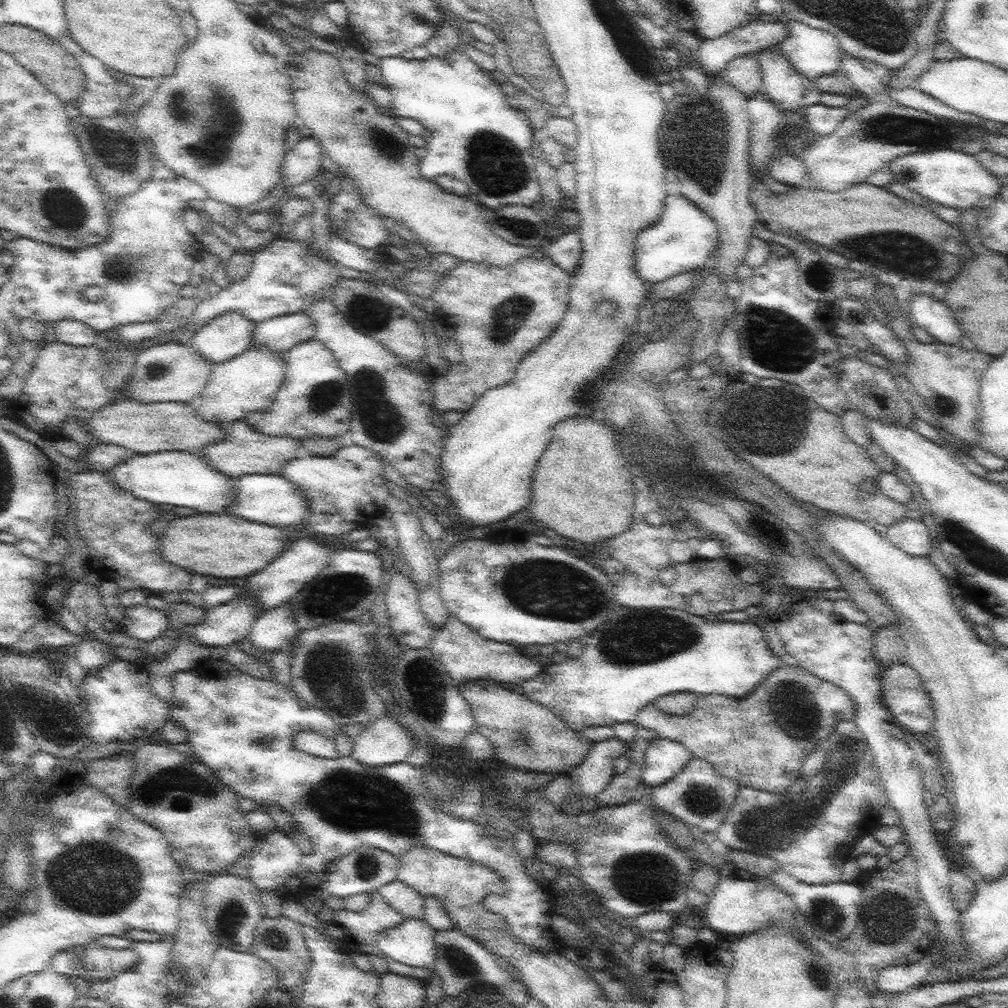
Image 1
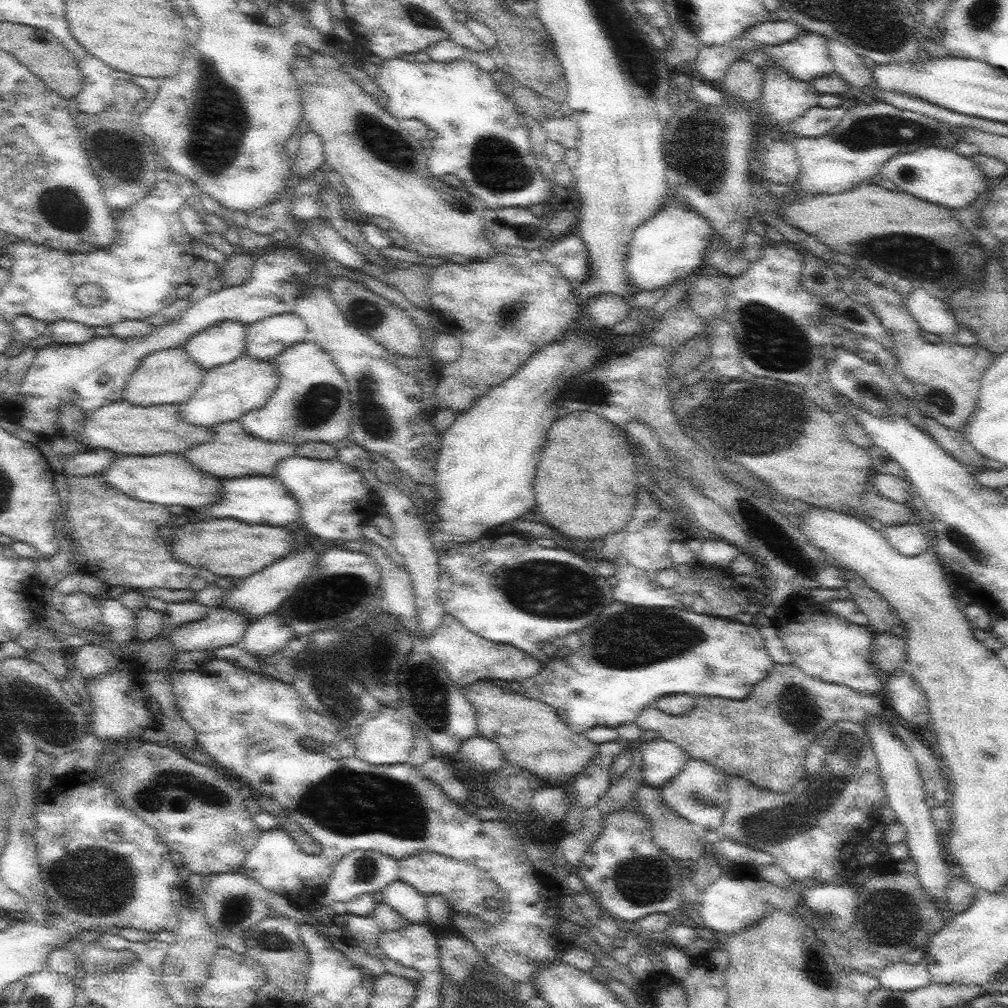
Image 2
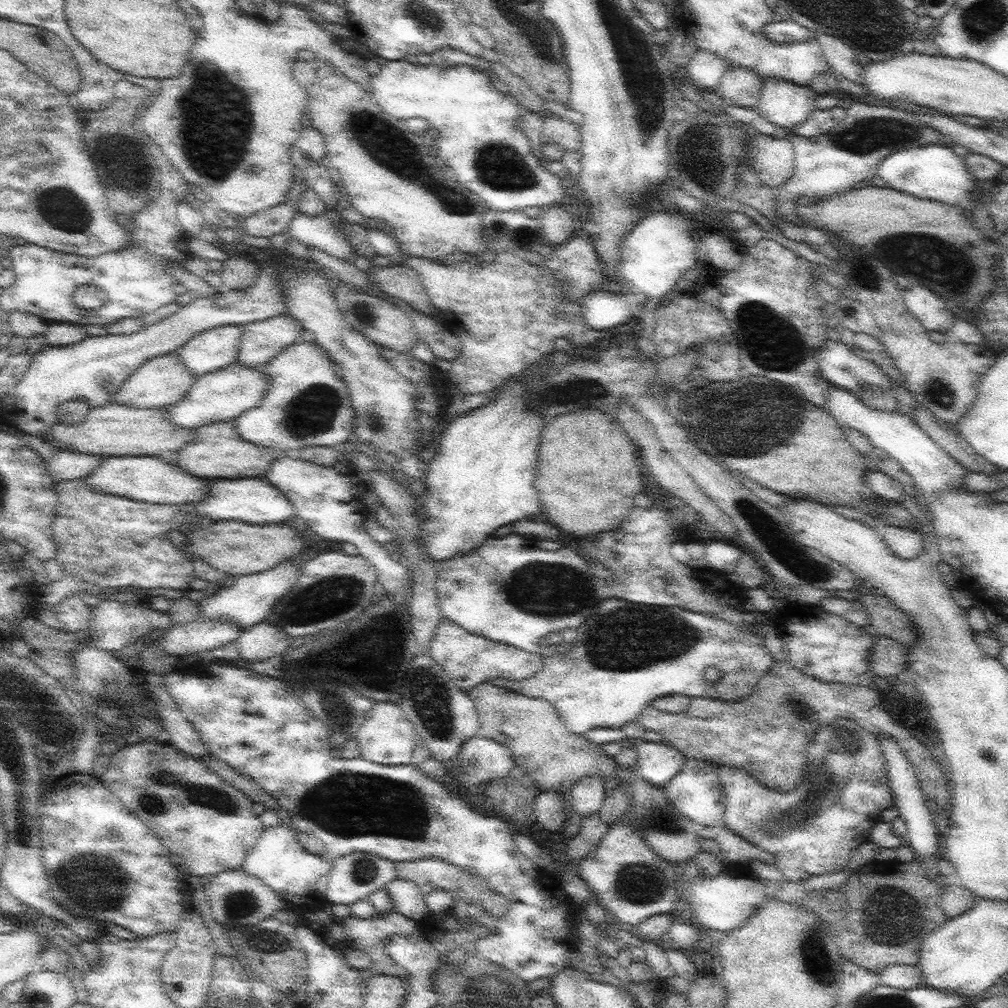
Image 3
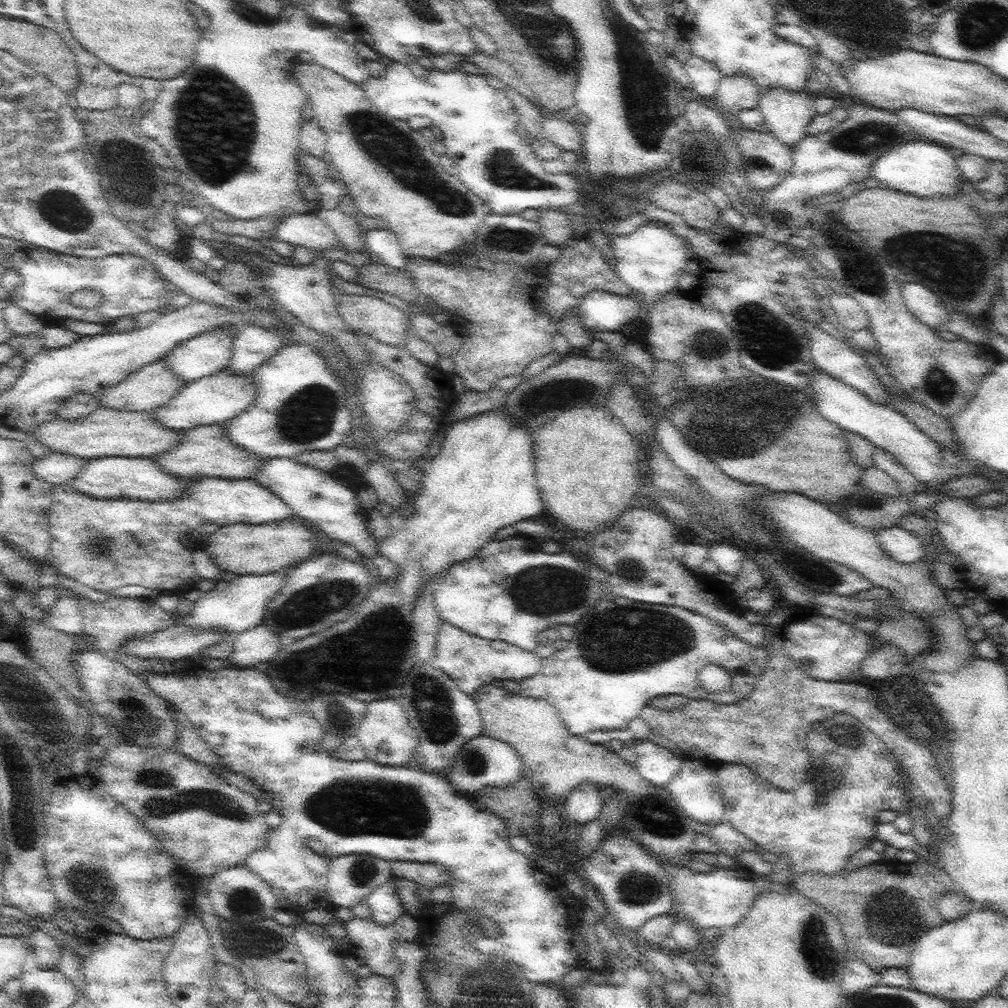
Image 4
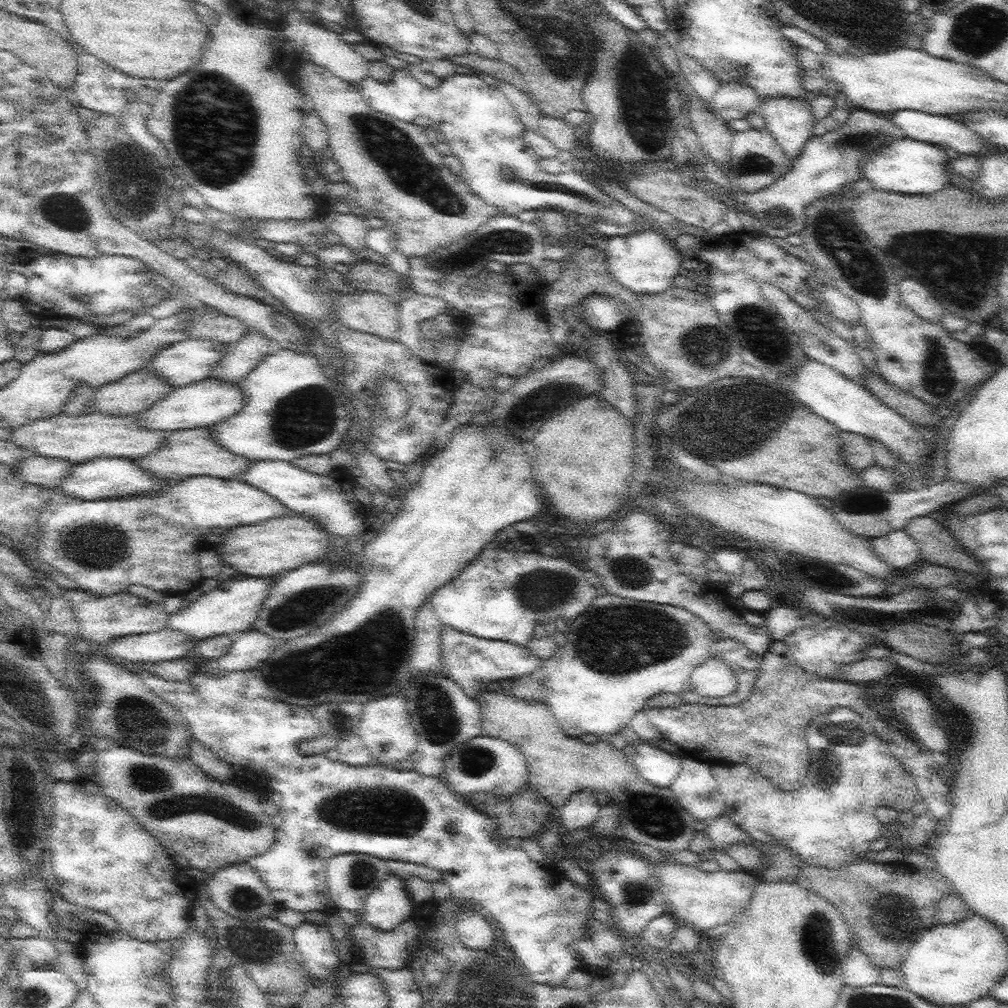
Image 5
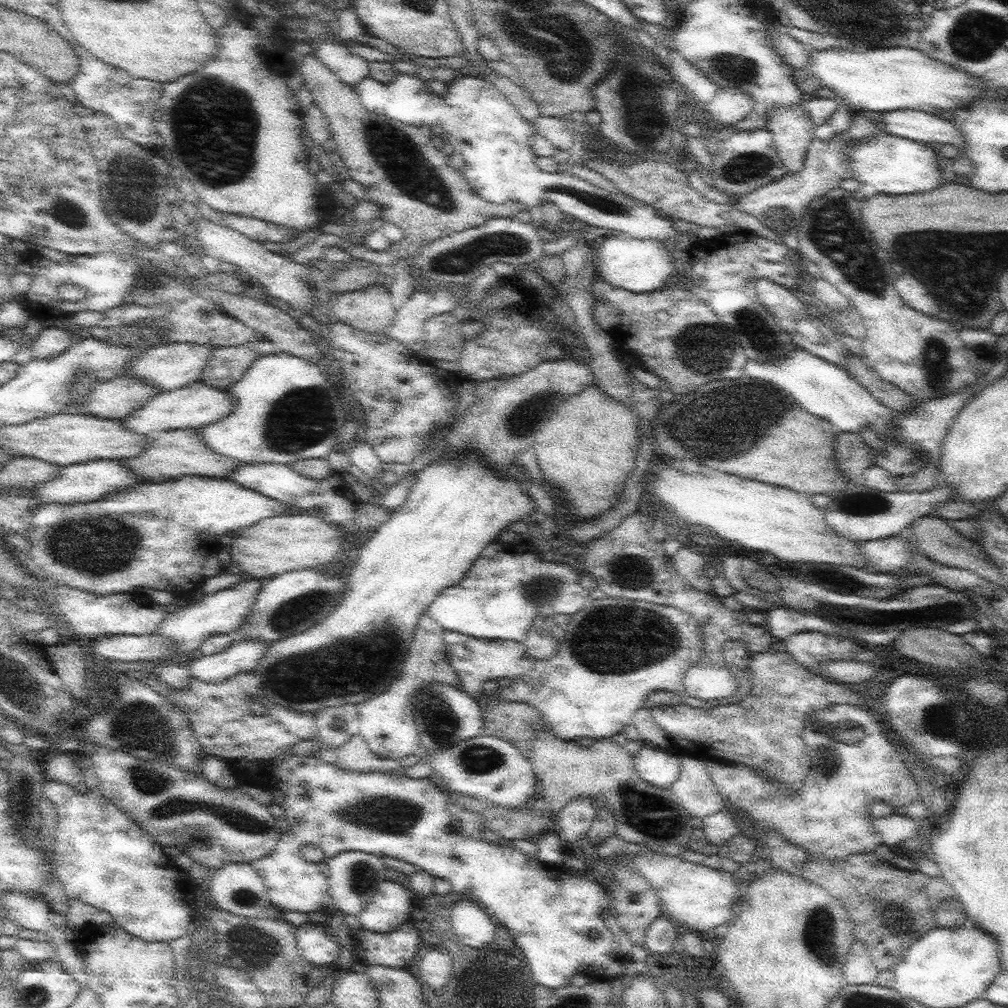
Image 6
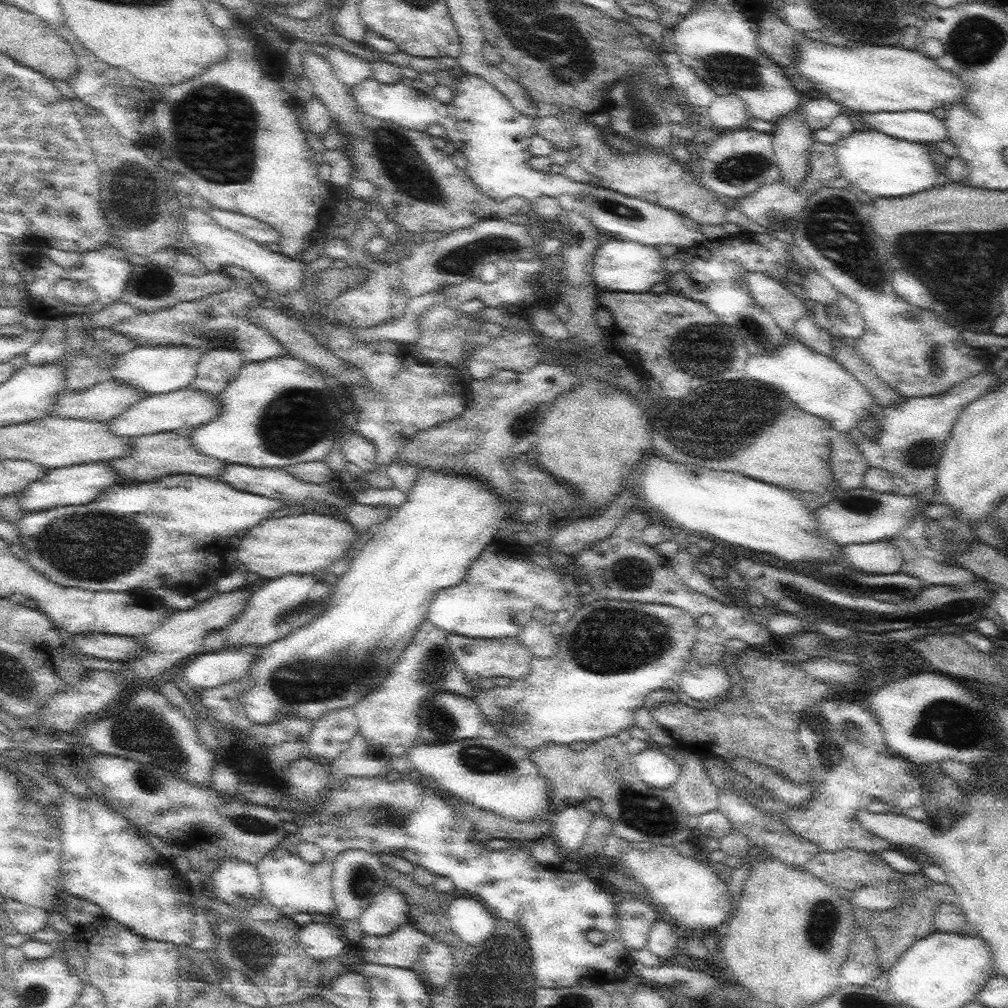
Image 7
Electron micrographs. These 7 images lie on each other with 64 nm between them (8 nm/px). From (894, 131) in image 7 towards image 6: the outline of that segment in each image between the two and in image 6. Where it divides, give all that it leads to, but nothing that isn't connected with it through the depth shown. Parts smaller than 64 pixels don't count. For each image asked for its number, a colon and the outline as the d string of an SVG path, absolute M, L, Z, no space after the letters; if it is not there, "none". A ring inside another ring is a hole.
6: M893 110L893 112L881 112L881 114L875 114L873 118L879 118L875 122L879 122L883 126L883 132L887 134L893 134L893 136L899 136L899 138L909 138L913 142L921 142L921 144L931 144L931 146L937 146L937 144L953 144L957 150L963 150L963 134L957 130L957 126L949 120L943 120L935 114L929 114L929 112L919 112L919 110Z

